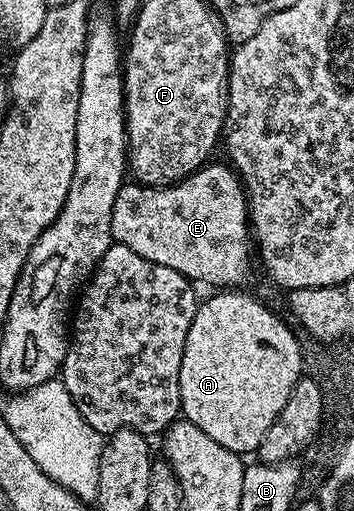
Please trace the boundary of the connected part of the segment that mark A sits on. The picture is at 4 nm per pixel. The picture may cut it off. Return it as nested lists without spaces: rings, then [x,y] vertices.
[[[214,292],[211,293],[214,295],[207,302],[199,301],[198,310],[194,313],[192,320],[192,328],[188,328],[188,340],[184,344],[184,360],[180,360],[180,400],[182,401],[181,413],[184,415],[185,421],[196,424],[196,428],[208,432],[208,436],[212,436],[212,440],[216,440],[216,444],[224,444],[224,448],[228,448],[236,455],[247,456],[246,454],[253,455],[257,451],[268,428],[272,428],[276,416],[280,416],[280,412],[284,412],[284,404],[288,404],[299,378],[303,377],[302,351],[304,346],[301,341],[298,343],[297,336],[264,303],[257,302],[250,294],[238,293],[242,292]]]

